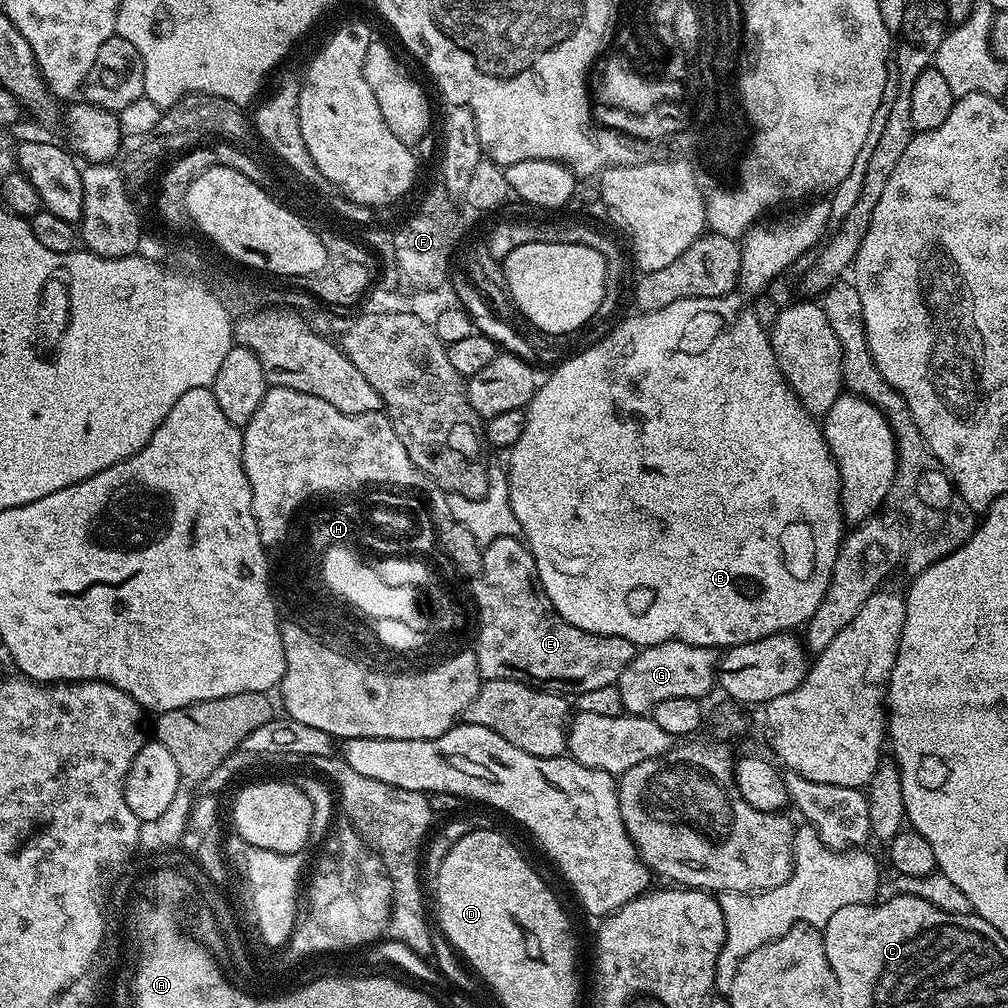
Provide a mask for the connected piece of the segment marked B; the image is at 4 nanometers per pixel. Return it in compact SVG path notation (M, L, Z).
M738 294L727 296L715 296L714 298L686 298L678 302L670 302L670 306L662 306L662 310L653 312L640 312L629 320L624 320L609 336L601 338L597 344L589 346L585 352L569 358L565 364L560 364L548 376L548 381L537 387L534 398L528 403L524 417L524 429L522 438L514 442L514 446L507 453L508 468L508 494L510 506L514 510L514 518L518 518L523 539L532 551L532 557L536 563L536 569L540 575L540 585L544 593L550 598L550 602L556 607L556 612L567 624L578 626L578 630L593 632L599 636L617 636L626 638L631 644L647 646L649 644L661 644L671 640L681 640L692 644L696 648L711 648L713 650L727 650L745 644L746 642L758 642L767 636L773 636L779 632L792 632L796 627L807 625L811 620L814 610L818 610L818 602L826 594L830 586L830 578L834 570L836 555L840 553L840 541L846 532L846 521L840 511L840 471L834 462L832 452L824 441L824 433L817 417L811 416L801 406L799 398L784 380L780 367L776 361L776 351L772 348L769 333L758 324L755 310L752 306L746 306L745 299Z

